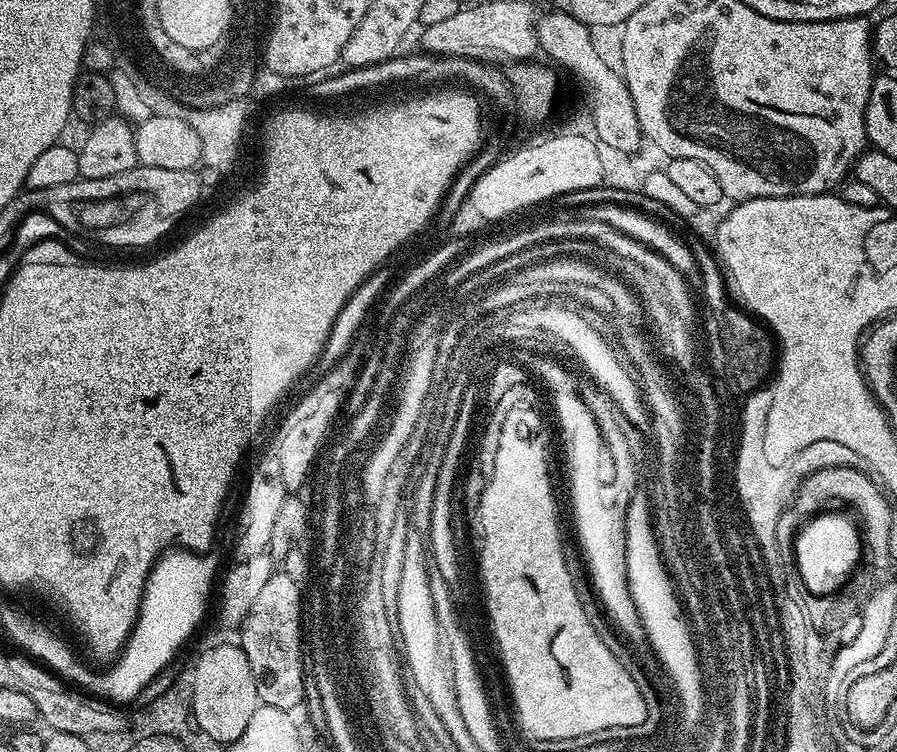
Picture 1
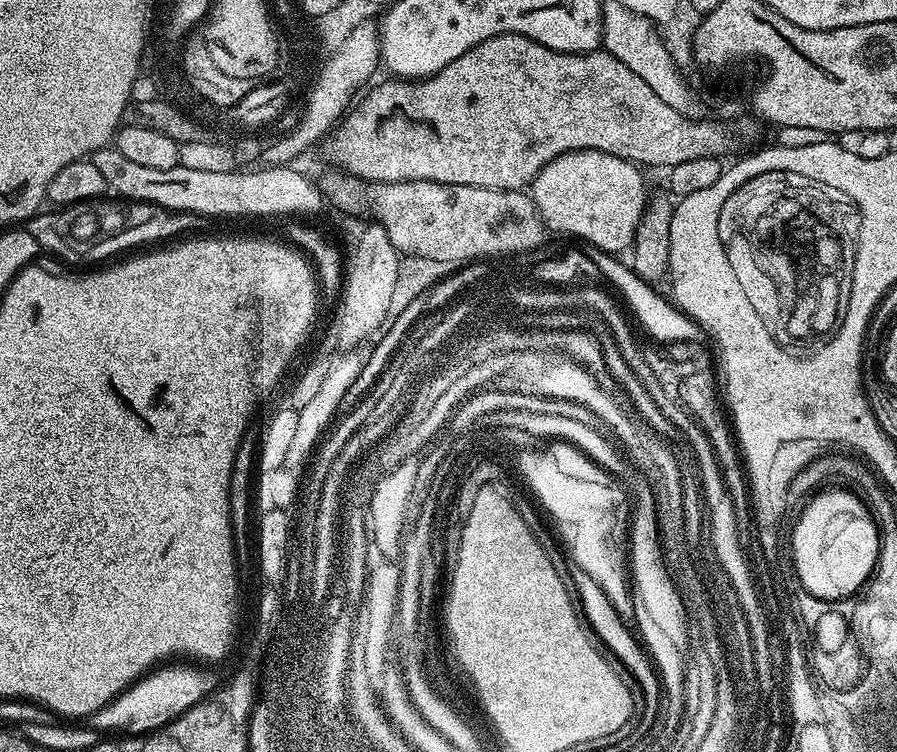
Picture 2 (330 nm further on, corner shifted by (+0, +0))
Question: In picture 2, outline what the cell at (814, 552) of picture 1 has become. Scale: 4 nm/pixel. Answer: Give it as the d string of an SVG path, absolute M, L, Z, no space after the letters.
M830 488L811 497L799 513L792 531L792 559L804 589L813 597L832 602L857 592L871 579L880 555L880 535L867 504L855 492L845 488Z

